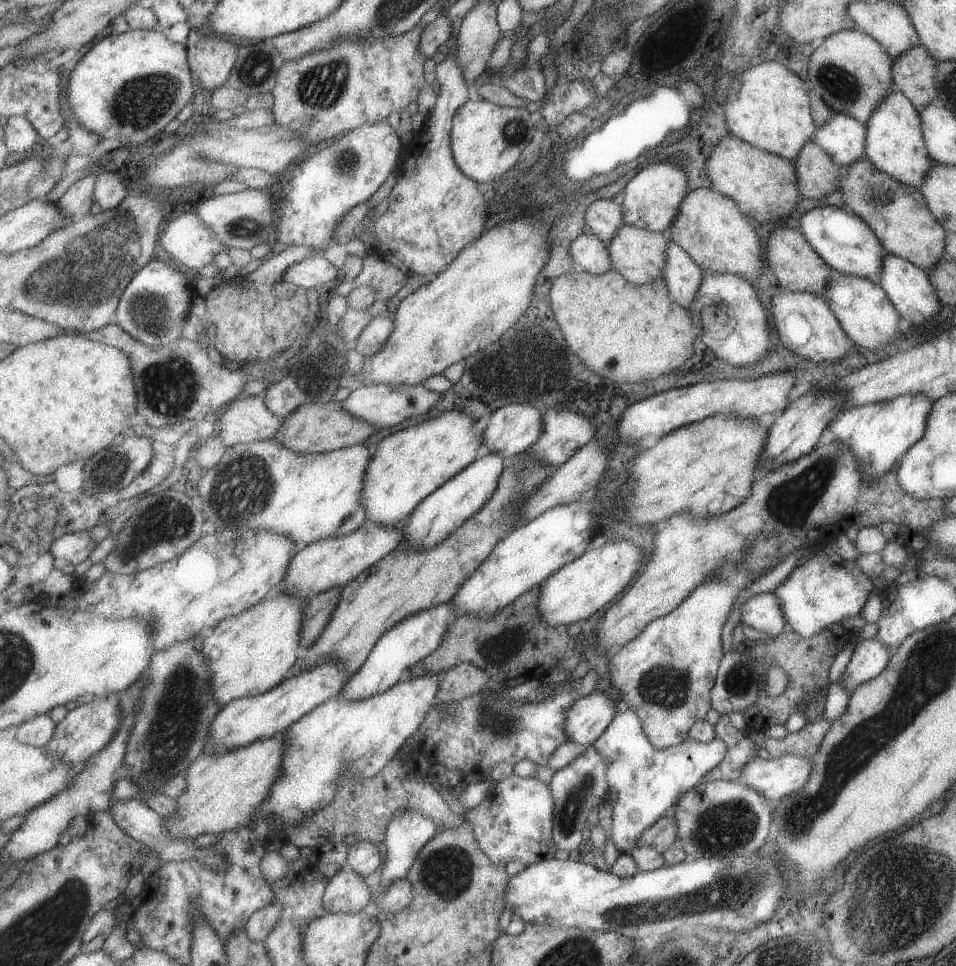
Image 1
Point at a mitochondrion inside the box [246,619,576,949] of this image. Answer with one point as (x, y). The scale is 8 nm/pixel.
(447, 872)

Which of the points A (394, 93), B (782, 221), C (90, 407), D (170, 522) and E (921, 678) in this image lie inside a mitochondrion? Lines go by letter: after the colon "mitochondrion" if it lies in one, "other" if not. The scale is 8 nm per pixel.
A: other
B: other
C: other
D: mitochondrion
E: mitochondrion

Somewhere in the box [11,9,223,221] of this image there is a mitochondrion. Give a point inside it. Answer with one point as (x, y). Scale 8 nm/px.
(140, 103)

